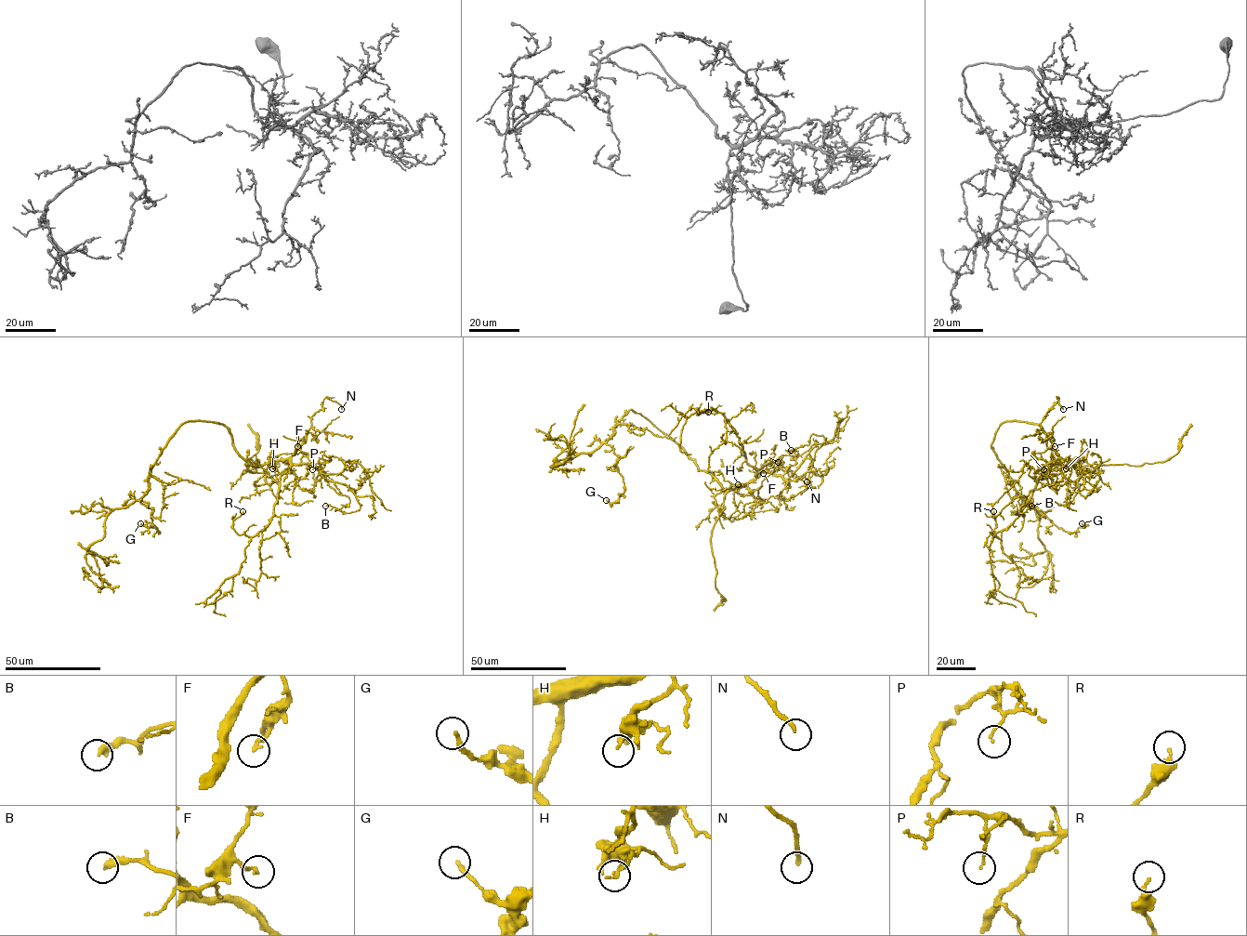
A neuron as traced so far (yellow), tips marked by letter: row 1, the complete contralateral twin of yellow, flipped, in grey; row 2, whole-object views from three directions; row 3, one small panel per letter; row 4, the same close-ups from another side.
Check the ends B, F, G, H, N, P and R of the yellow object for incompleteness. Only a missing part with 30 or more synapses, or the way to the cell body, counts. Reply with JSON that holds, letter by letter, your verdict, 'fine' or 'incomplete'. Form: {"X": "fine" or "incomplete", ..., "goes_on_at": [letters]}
{"B": "fine", "F": "fine", "G": "fine", "H": "fine", "N": "fine", "P": "fine", "R": "fine", "goes_on_at": []}

